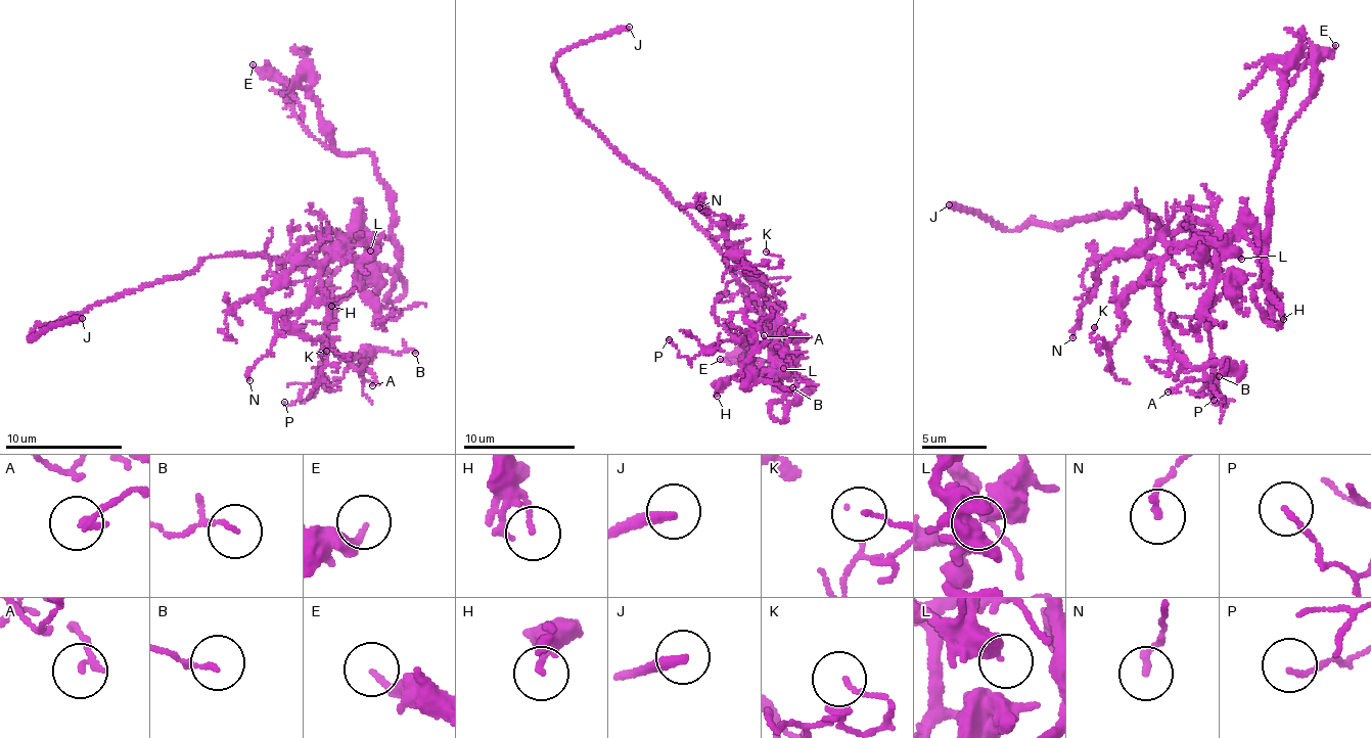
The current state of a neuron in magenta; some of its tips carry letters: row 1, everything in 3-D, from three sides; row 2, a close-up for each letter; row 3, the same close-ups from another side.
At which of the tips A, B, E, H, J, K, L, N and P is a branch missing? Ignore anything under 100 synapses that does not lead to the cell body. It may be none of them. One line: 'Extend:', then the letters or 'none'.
Extend: J

